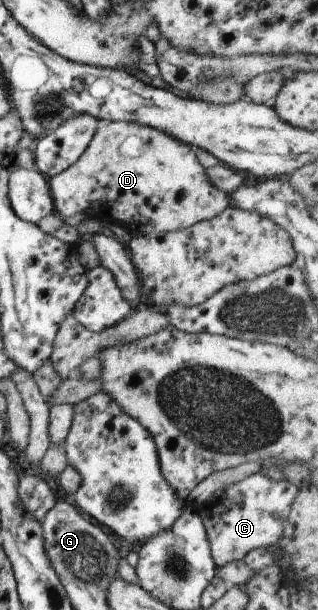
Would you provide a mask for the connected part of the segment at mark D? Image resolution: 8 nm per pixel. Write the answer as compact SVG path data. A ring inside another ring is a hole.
M114 121L104 124L95 133L93 139L89 143L89 147L85 149L83 155L71 166L67 168L67 171L63 171L55 177L48 178L48 185L51 191L51 197L53 197L53 207L54 211L62 218L71 217L75 213L87 213L90 216L97 216L101 210L107 210L109 212L109 217L113 221L118 221L127 228L133 235L143 234L147 235L153 232L159 232L160 234L166 234L172 231L183 231L196 223L203 220L213 219L216 215L219 215L222 211L225 211L229 207L229 194L221 191L218 187L213 187L207 179L207 173L205 173L205 168L201 162L202 157L192 146L185 145L181 143L178 139L174 137L169 137L167 133L163 131L157 131L149 126L144 126L138 123L126 122L126 121Z

